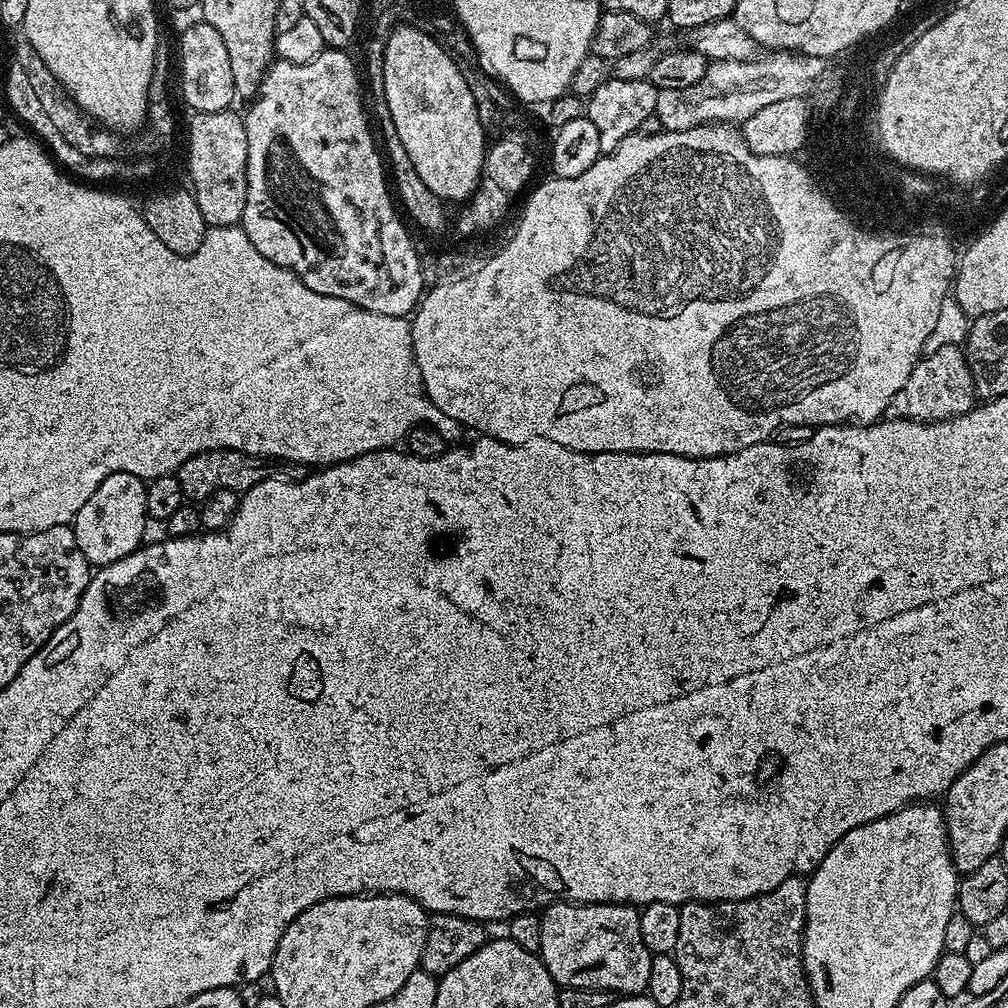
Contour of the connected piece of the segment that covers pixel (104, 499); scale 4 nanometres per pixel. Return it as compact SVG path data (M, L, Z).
M115 472L105 478L86 498L86 506L78 510L70 527L78 542L78 550L88 559L89 565L113 564L135 552L145 543L144 527L149 527L146 510L146 483L134 474Z

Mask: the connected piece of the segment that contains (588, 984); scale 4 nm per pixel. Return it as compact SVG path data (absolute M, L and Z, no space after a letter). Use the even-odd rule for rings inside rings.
M553 902L539 913L542 922L541 962L552 975L552 981L561 989L582 988L615 992L620 996L639 996L650 982L652 953L642 942L640 913L631 904L578 904Z

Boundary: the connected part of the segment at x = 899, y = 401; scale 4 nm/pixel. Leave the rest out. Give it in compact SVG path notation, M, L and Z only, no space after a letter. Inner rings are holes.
M948 345L920 357L914 370L910 370L910 378L906 378L906 386L894 394L887 415L898 420L952 420L969 412L977 400L974 378L963 347Z

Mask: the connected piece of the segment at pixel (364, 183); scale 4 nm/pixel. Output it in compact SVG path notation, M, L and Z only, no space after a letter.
M326 50L322 54L318 54L318 58L314 58L314 62L295 64L285 60L276 60L269 64L260 83L260 89L249 103L253 104L249 106L248 113L243 113L242 116L248 143L246 206L244 207L242 227L246 238L250 238L250 242L254 242L254 246L258 249L258 254L262 254L262 258L270 258L270 262L290 269L303 284L310 286L310 290L314 290L318 294L342 298L354 306L370 310L374 314L407 317L409 314L415 313L416 306L420 303L422 293L426 288L420 269L421 253L416 252L415 246L412 245L412 240L408 237L407 230L404 229L405 221L394 203L394 196L390 191L390 180L386 175L385 165L382 163L381 153L379 151L376 153L377 141L376 144L372 141L368 120L364 117L364 104L360 101L360 80L356 77L356 68L352 65L348 54L344 50Z

